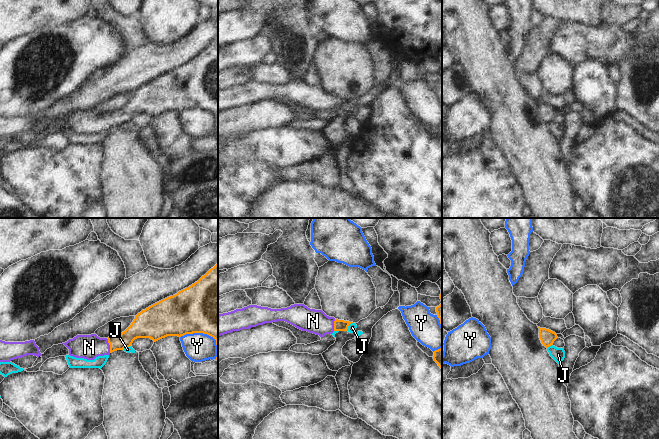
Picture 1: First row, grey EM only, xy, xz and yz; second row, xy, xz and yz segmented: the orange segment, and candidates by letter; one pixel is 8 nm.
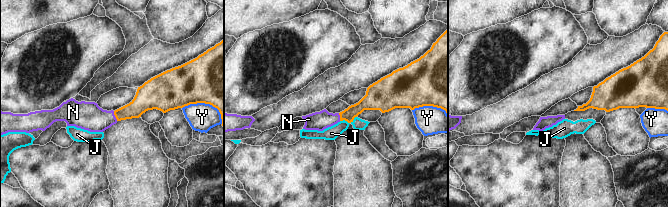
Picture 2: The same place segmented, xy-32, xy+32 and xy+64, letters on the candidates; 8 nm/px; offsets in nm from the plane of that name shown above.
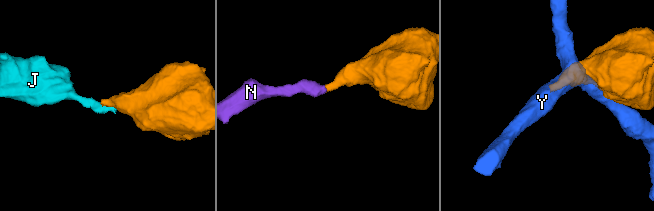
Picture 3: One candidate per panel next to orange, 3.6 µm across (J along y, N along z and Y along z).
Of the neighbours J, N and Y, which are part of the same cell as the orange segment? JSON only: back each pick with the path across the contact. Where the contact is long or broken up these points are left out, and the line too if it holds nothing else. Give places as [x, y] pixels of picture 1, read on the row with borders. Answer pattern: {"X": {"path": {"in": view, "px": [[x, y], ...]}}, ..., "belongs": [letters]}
{"N": {"path": {"in": "xy", "px": [[136, 330], [125, 339], [109, 344], [89, 347]]}}, "belongs": ["N"]}

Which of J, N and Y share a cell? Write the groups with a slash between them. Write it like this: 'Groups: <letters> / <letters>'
Groups: J / N / Y.

